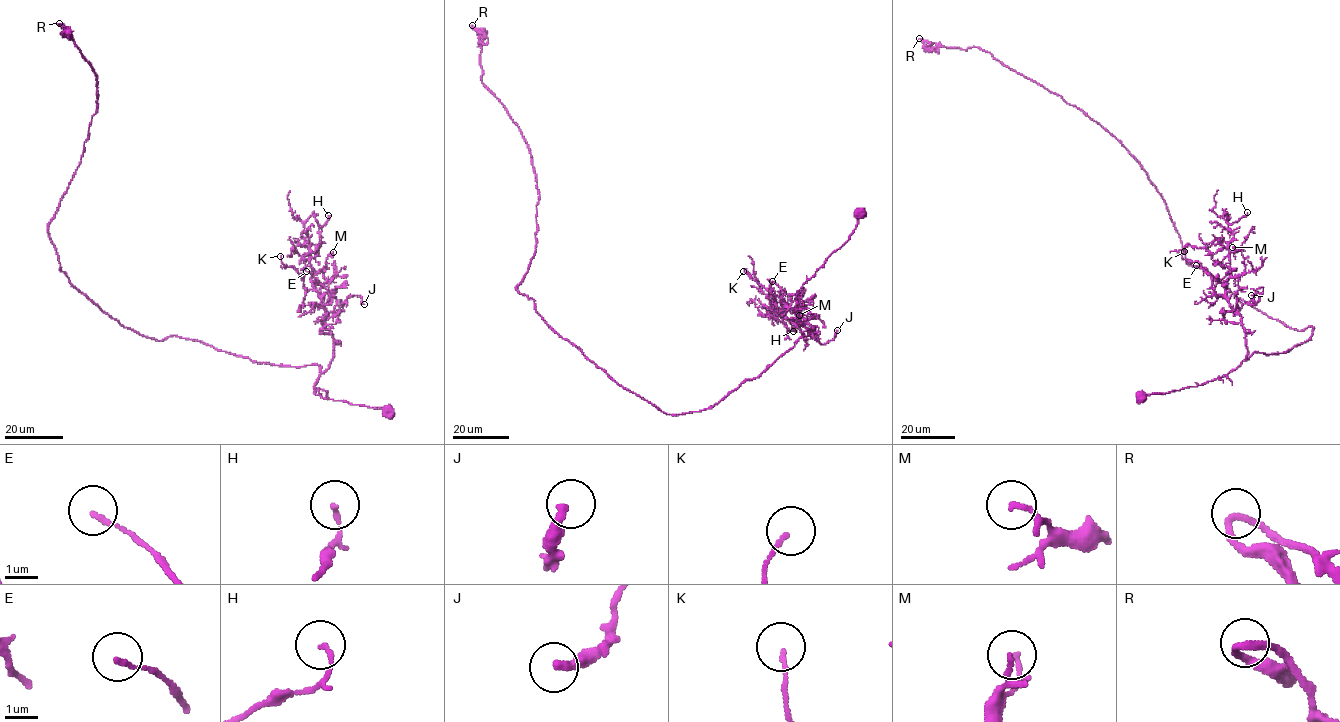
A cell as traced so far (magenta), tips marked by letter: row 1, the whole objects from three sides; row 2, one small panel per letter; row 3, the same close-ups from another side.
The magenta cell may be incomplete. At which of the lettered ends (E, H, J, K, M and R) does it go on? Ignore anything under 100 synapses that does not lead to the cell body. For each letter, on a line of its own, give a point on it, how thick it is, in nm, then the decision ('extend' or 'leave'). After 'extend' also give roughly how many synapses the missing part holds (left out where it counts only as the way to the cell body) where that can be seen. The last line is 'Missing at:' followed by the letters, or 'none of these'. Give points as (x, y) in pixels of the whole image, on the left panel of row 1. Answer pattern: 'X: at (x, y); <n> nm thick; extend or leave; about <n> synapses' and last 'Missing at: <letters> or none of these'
E: at (306, 271); 130 nm thick; leave
H: at (328, 215); 120 nm thick; leave
J: at (364, 304); 280 nm thick; leave
K: at (280, 256); 110 nm thick; leave
M: at (333, 252); 90 nm thick; leave
R: at (59, 23); 200 nm thick; leave
Missing at: none of these

